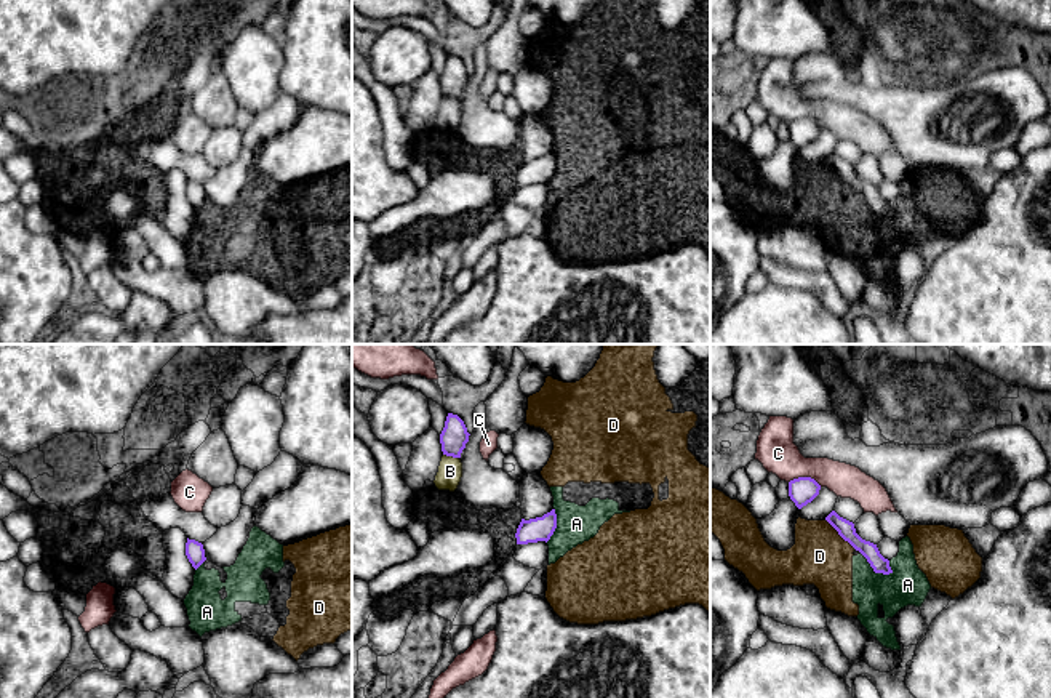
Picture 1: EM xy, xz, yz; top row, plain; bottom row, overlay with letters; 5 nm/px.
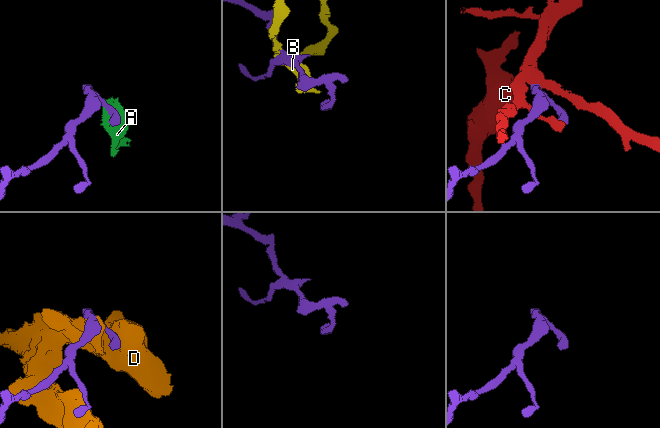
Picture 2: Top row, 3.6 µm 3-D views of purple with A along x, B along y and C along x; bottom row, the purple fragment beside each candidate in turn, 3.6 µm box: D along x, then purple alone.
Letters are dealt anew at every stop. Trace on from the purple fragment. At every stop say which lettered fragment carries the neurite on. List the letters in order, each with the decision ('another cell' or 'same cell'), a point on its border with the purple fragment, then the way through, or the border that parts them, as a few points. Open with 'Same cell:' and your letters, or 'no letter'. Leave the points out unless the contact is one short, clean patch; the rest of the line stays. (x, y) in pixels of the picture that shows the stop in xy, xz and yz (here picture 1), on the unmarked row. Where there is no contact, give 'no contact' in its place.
Same cell: no letter
A: another cell | yz (875, 213) | along yz (861, 194), (875, 213), (893, 213)
B: another cell | xz (451, 96)
C: another cell | yz (805, 119) | along yz (789, 122), (813, 119), (821, 127)
D: another cell | yz (840, 176)

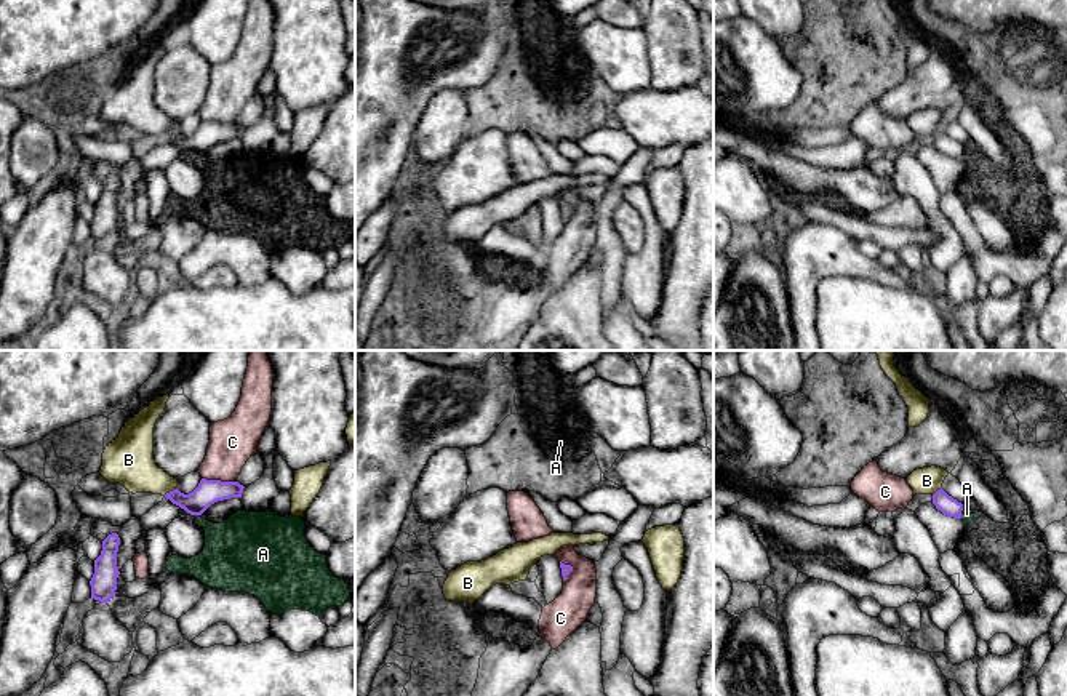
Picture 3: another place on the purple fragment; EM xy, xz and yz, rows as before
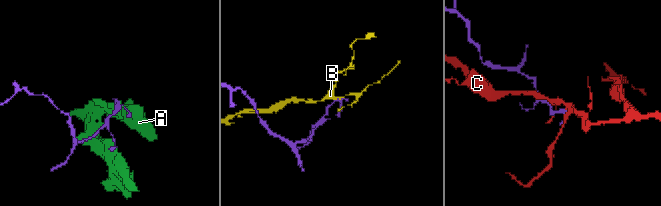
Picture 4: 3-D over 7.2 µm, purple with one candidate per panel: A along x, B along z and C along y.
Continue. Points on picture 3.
Same cell: no letter
A: another cell | yz (962, 151)
B: another cell | xy (170, 133) | along xy (176, 130), (163, 136)
C: another cell | xy (219, 122) | along xy (202, 119), (235, 124)

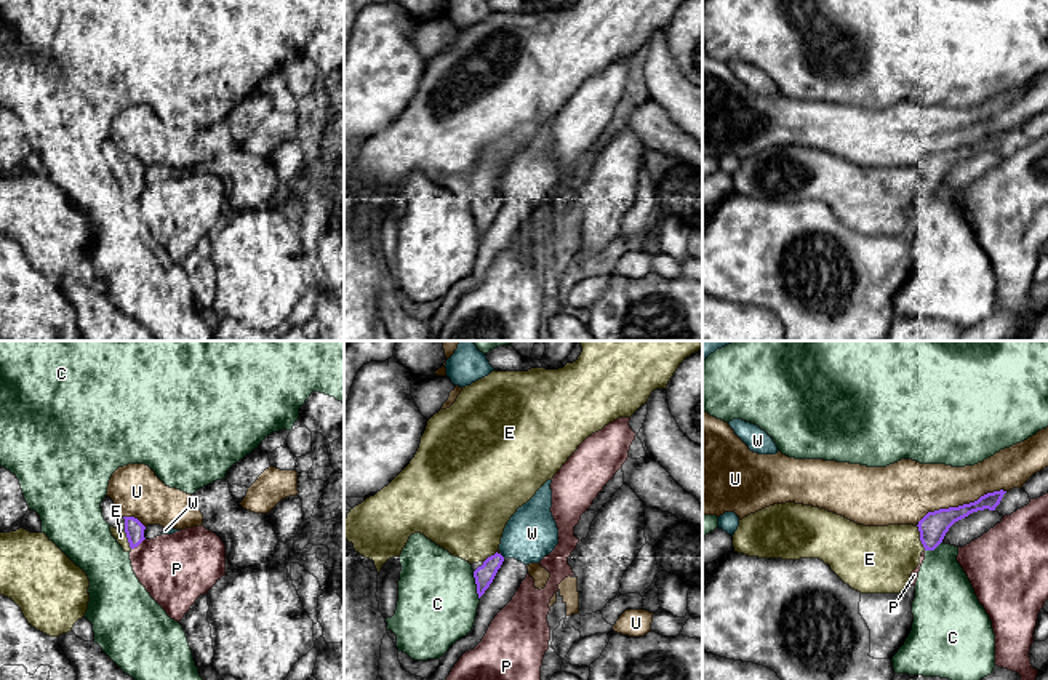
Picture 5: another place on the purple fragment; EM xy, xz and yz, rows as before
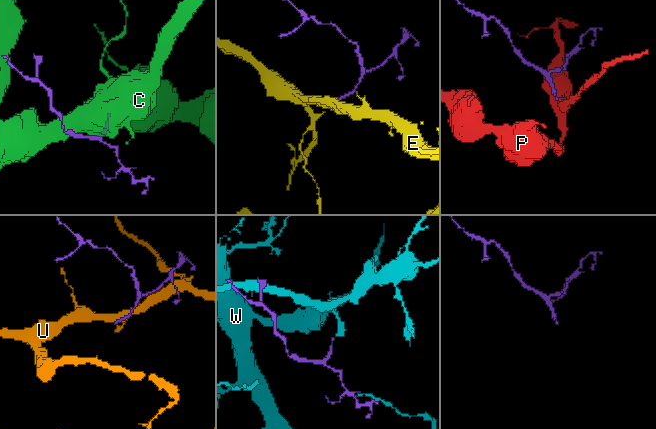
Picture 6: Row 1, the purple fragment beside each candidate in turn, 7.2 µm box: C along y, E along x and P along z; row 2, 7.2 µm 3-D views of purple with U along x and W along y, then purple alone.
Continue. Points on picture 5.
Same cell: E
C: another cell | xz (477, 228)
E: same cell | yz (920, 180)
P: another cell | xy (138, 186)
U: another cell | yz (960, 148)
W: another cell | xz (501, 197)

